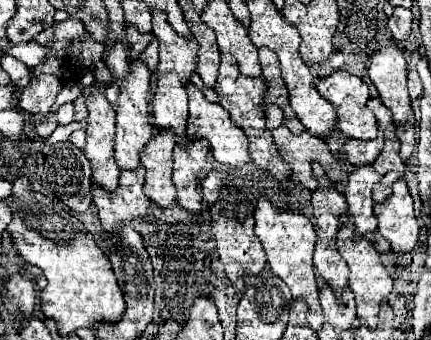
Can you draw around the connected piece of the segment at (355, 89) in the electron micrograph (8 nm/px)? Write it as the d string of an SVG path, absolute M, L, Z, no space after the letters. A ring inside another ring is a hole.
M334 71L318 81L318 93L336 109L338 129L346 137L374 139L378 133L376 117L366 107L368 85L348 71Z

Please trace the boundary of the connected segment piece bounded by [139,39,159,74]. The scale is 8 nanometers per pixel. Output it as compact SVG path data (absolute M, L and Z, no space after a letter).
M156 39L146 47L146 49L141 53L139 60L142 61L151 74L156 73L158 61L159 61L159 43L156 43Z

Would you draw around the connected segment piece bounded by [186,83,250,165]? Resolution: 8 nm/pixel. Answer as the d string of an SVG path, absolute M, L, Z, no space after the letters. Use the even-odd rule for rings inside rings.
M192 83L186 85L186 93L188 93L188 107L190 107L186 136L189 139L196 139L196 137L208 139L208 143L212 147L212 153L214 153L218 163L226 163L226 165L244 165L244 163L248 163L250 161L250 155L248 155L248 137L244 135L242 129L238 129L230 121L228 113L222 109L222 105L210 103L202 95L202 91L196 85L192 85Z

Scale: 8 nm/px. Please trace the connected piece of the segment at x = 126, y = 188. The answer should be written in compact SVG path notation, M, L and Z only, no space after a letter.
M138 165L136 169L120 173L120 185L114 193L106 193L106 189L92 183L92 201L98 209L98 217L106 231L122 223L130 223L138 217L146 217L150 199L142 191L144 185L144 169Z

